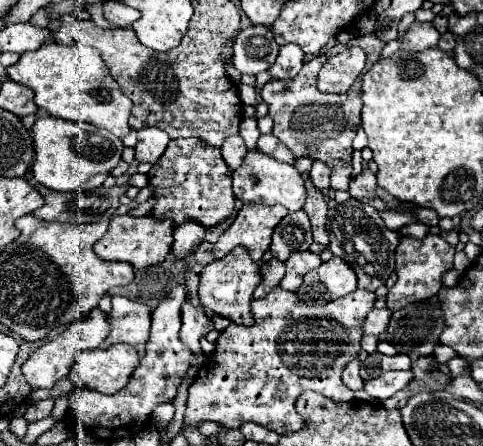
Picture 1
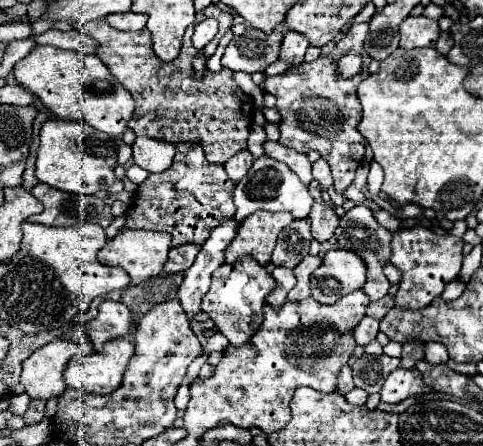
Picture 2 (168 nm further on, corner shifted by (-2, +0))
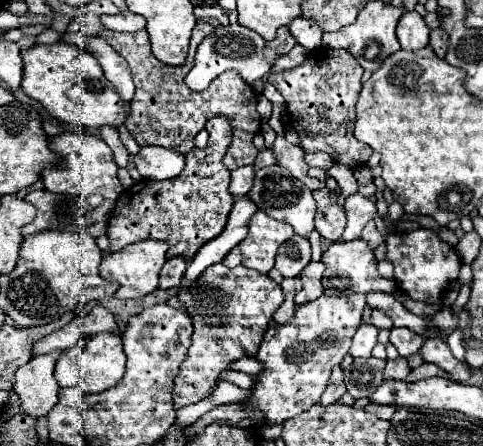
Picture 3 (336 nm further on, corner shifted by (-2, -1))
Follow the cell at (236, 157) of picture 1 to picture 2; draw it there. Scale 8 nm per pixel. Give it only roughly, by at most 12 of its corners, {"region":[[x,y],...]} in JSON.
{"region":[[250,151],[236,153],[224,163],[228,177],[238,183],[254,163]]}

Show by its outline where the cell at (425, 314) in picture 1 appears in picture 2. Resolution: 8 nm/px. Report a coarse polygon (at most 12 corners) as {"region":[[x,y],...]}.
{"region":[[406,343],[402,369],[410,369],[424,357],[424,343]]}

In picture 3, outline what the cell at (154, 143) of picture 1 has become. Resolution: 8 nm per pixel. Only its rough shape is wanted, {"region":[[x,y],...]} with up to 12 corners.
{"region":[[144,146],[134,164],[146,180],[168,180],[182,172],[184,154]]}

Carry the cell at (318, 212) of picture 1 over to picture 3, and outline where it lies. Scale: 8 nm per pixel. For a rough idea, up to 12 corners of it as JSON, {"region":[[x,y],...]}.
{"region":[[318,192],[316,232],[340,240],[346,214],[330,192]]}

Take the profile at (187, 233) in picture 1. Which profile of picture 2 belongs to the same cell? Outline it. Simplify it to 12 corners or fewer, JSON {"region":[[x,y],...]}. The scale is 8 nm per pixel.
{"region":[[196,245],[172,247],[166,273],[184,273],[196,259]]}

